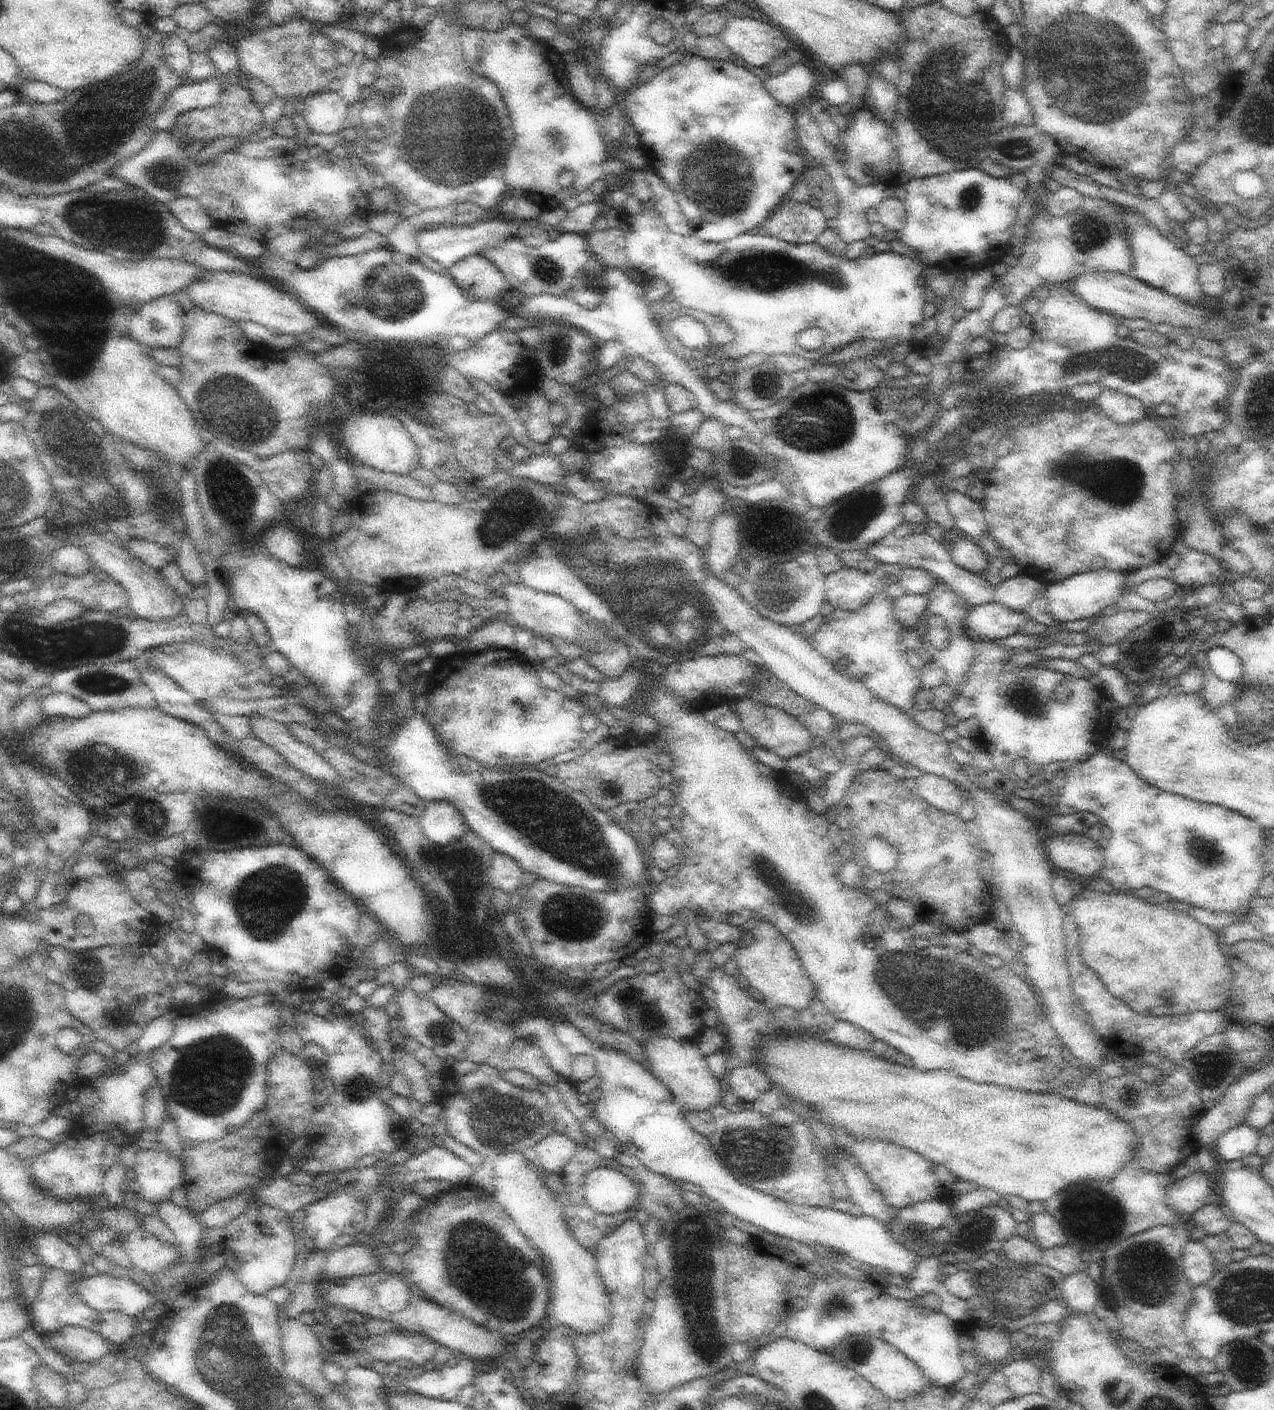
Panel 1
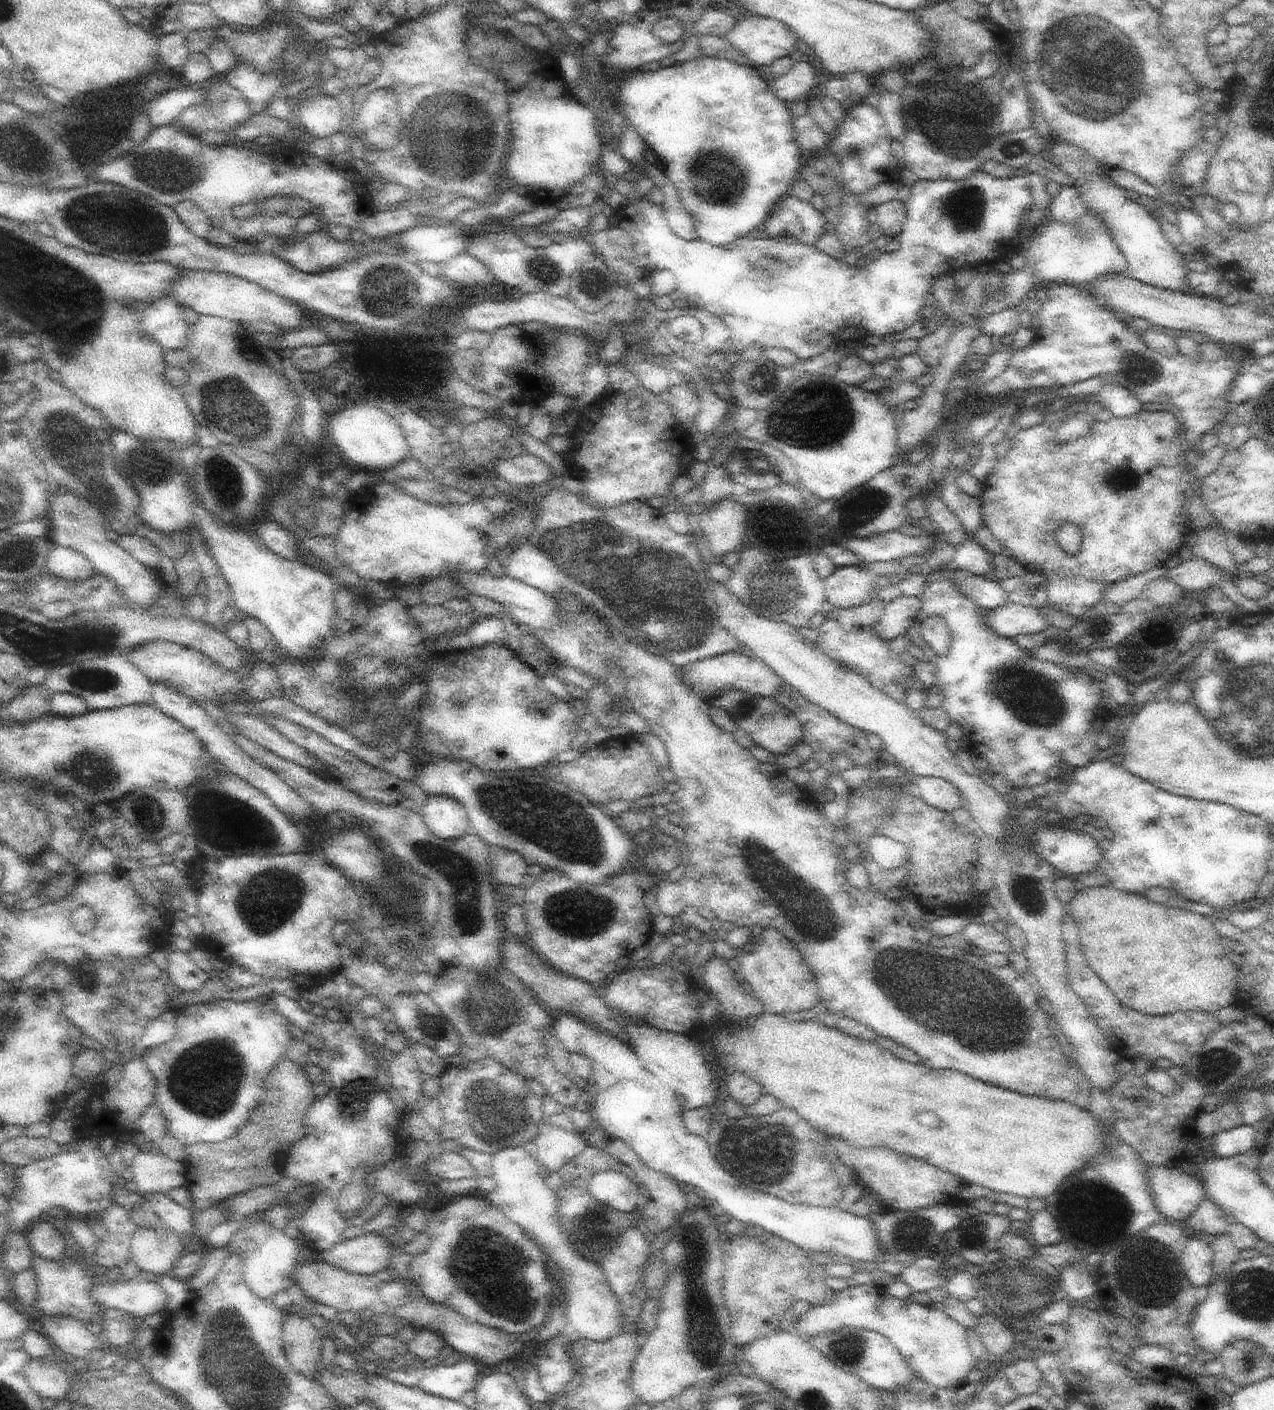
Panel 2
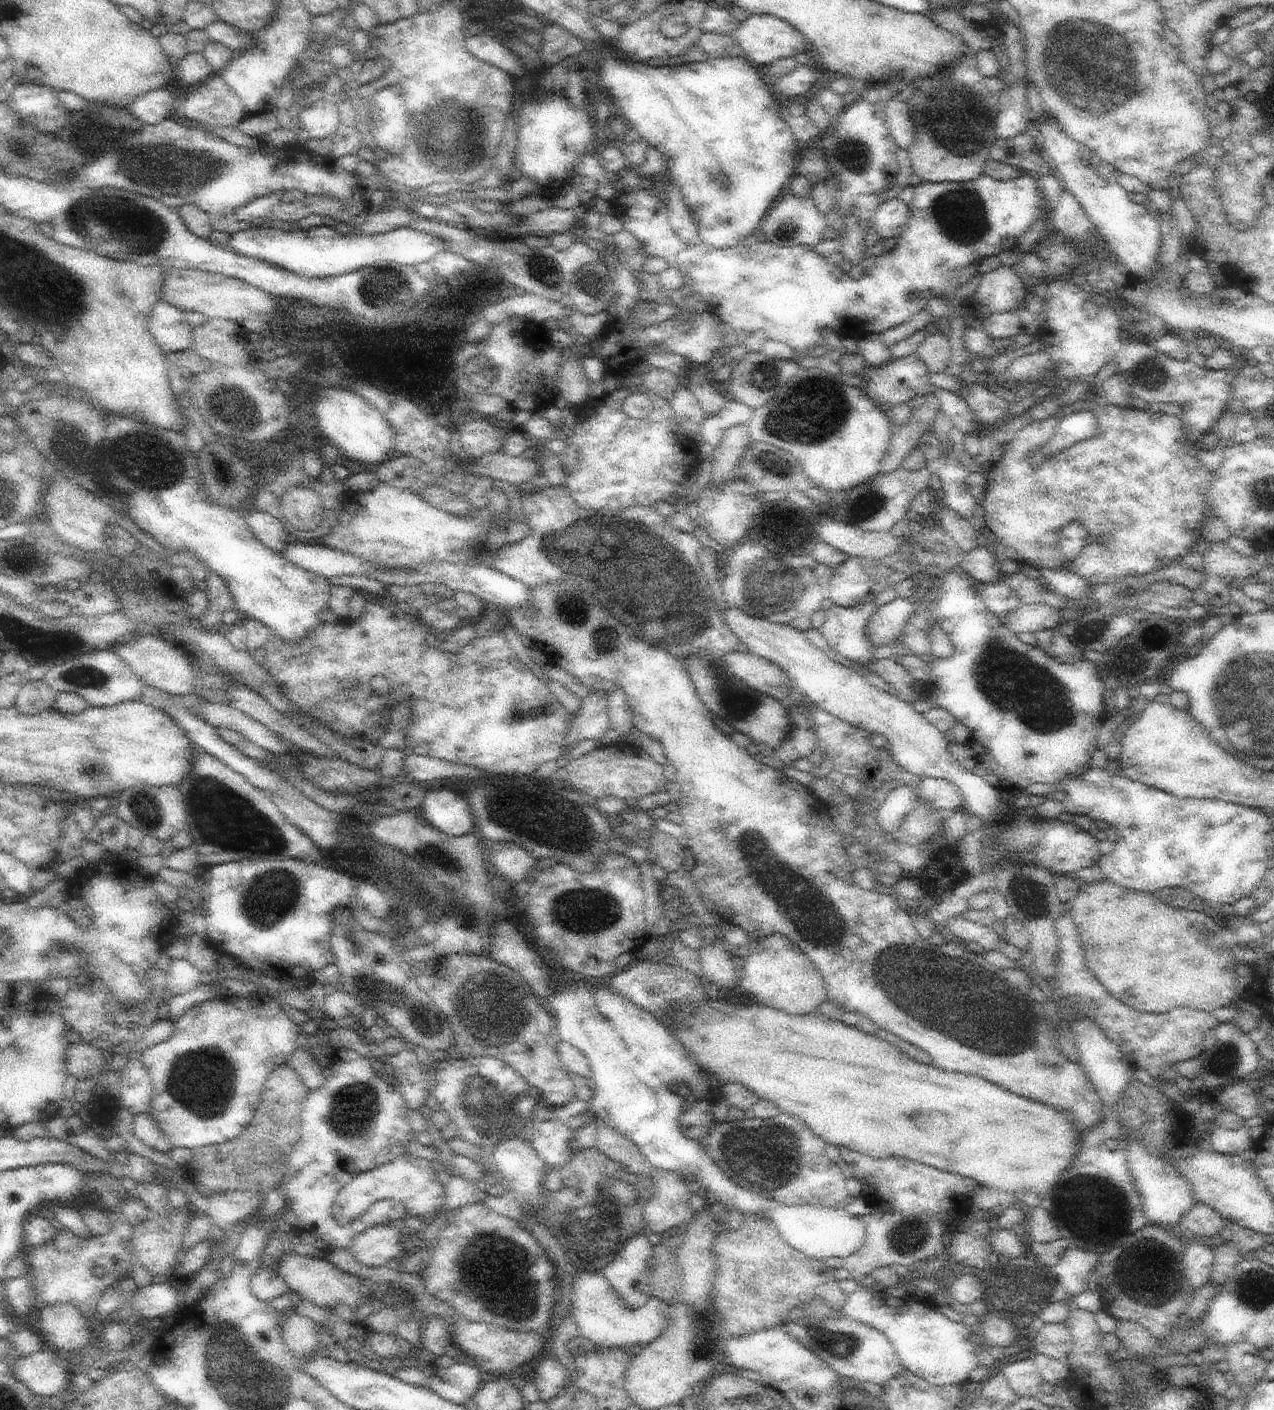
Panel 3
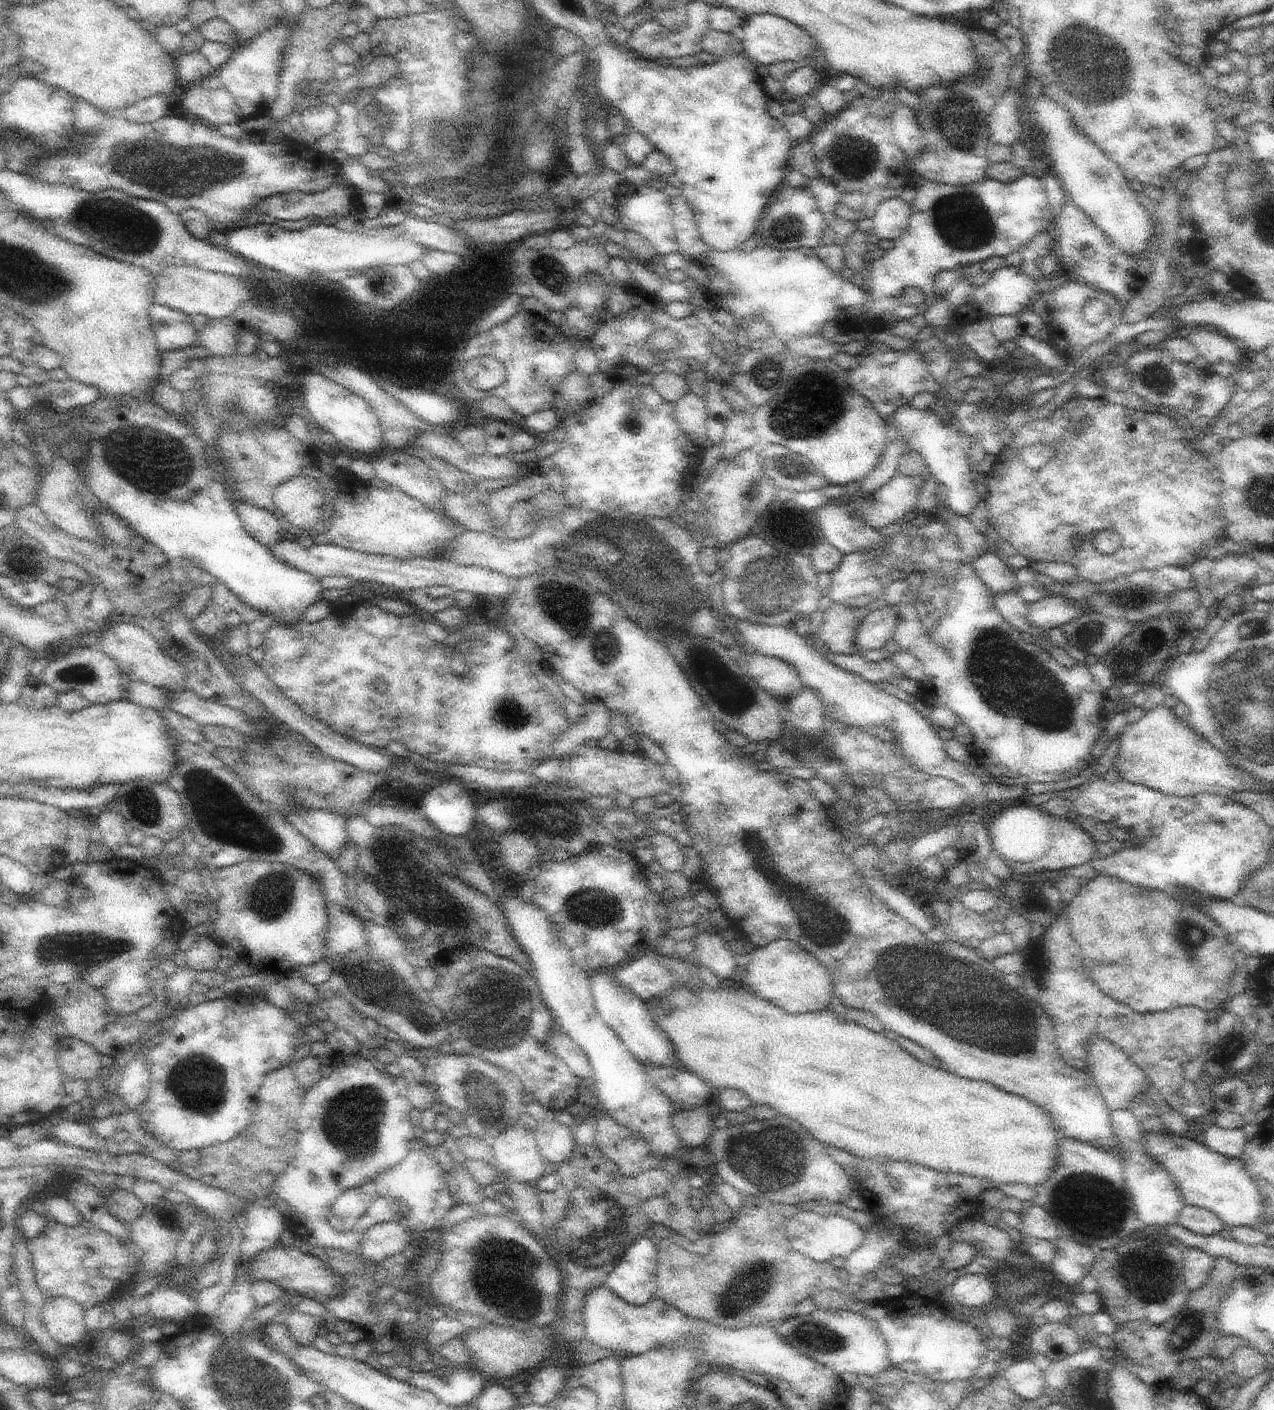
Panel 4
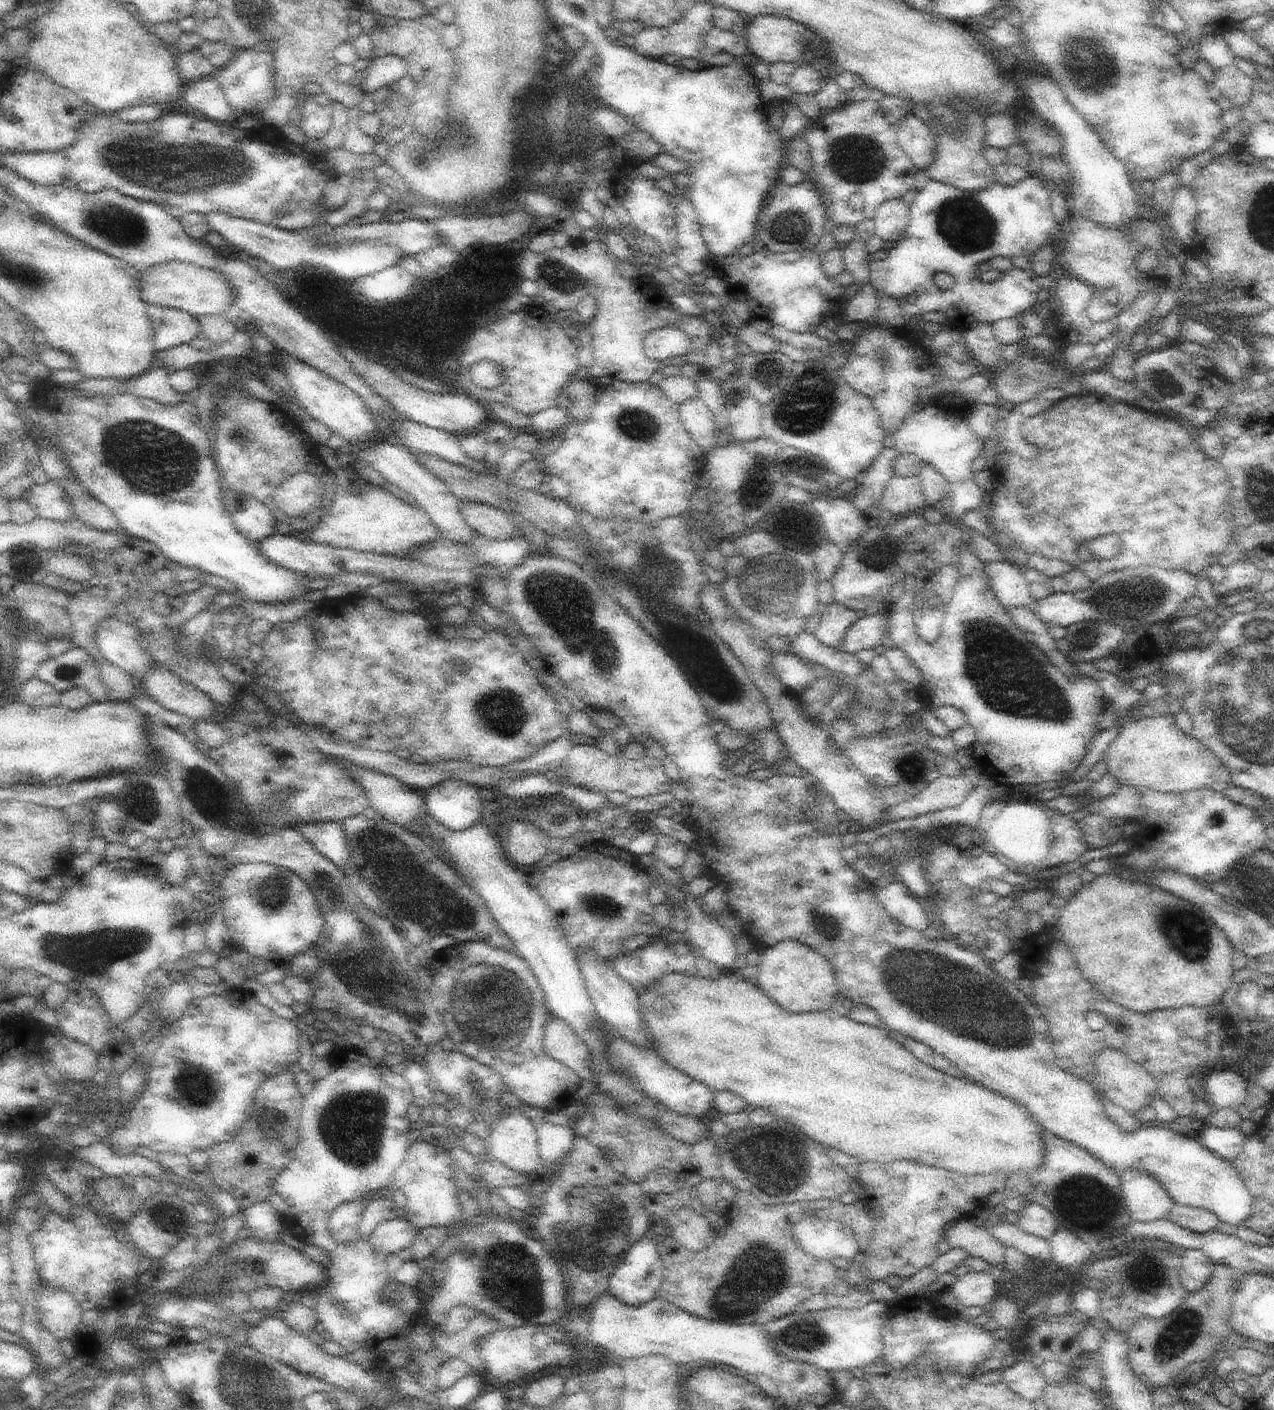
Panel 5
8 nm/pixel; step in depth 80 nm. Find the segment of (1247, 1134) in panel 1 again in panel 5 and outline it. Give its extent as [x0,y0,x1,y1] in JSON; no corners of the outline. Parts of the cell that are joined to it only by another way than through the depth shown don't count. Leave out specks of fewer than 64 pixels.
[1201,1124,1247,1162]

